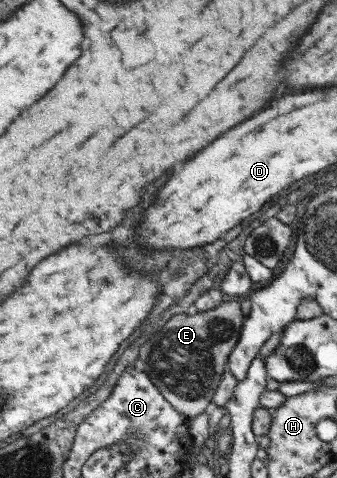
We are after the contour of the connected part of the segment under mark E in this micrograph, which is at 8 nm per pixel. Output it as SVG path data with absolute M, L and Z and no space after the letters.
M237 299L194 315L175 314L136 351L136 358L145 363L144 372L150 374L167 401L193 420L213 403L246 317Z

